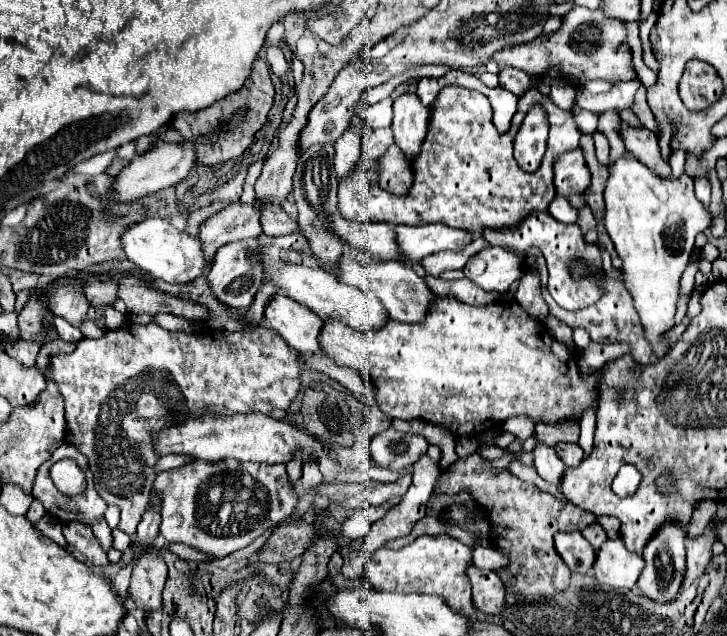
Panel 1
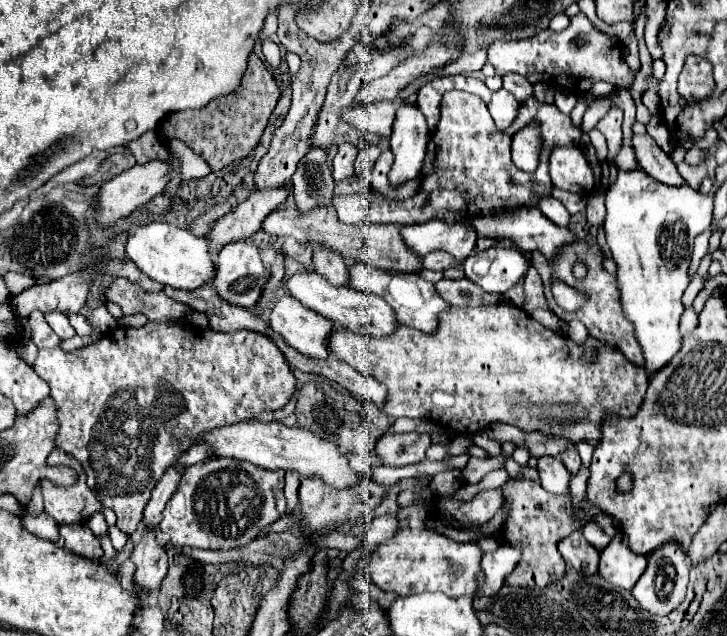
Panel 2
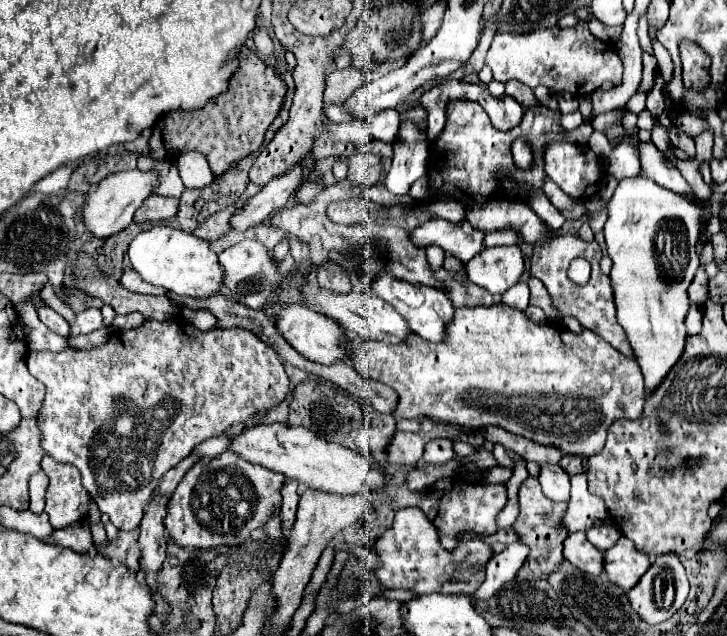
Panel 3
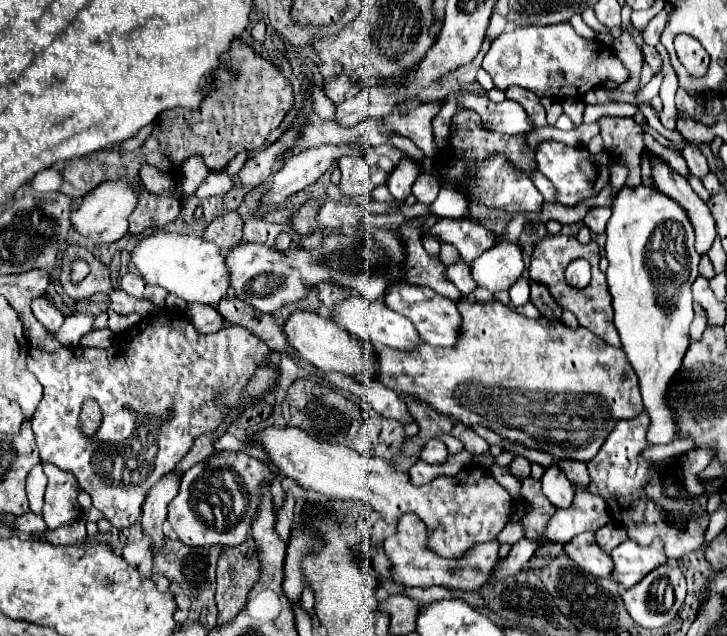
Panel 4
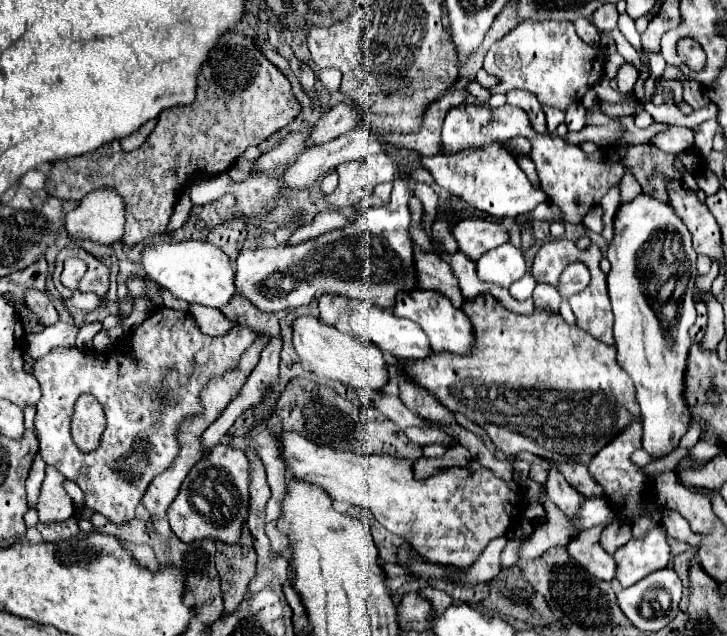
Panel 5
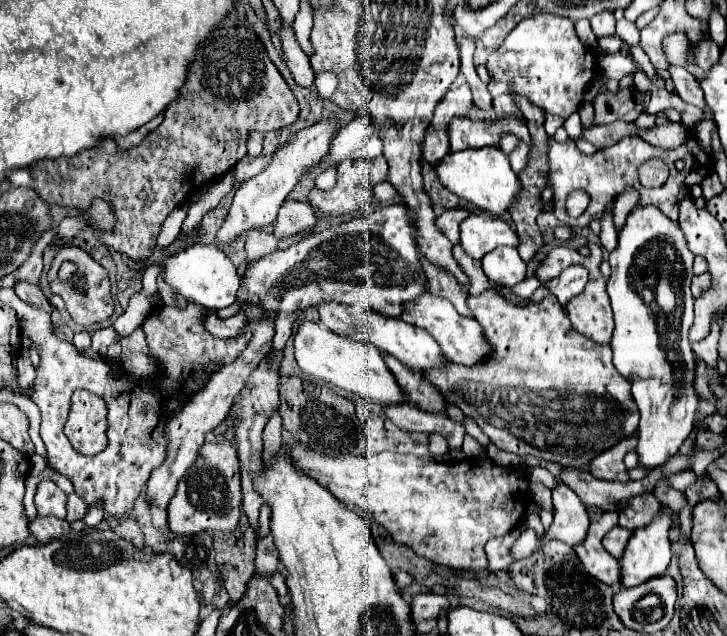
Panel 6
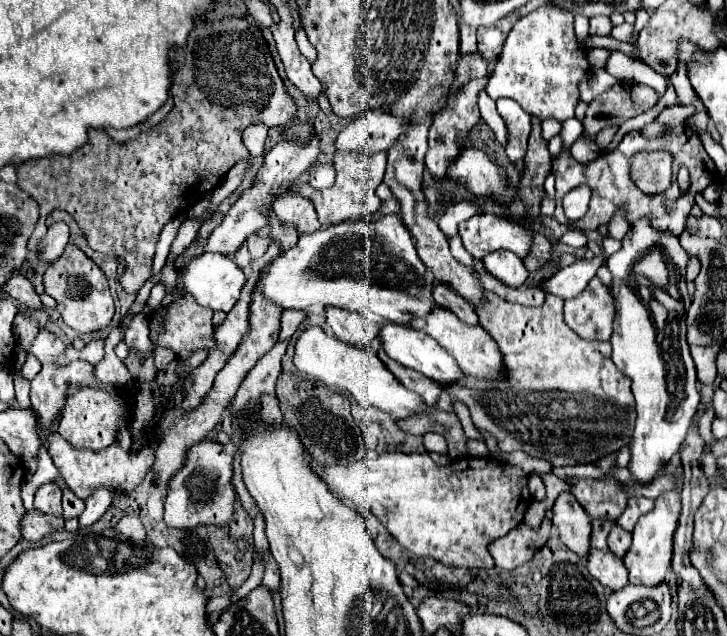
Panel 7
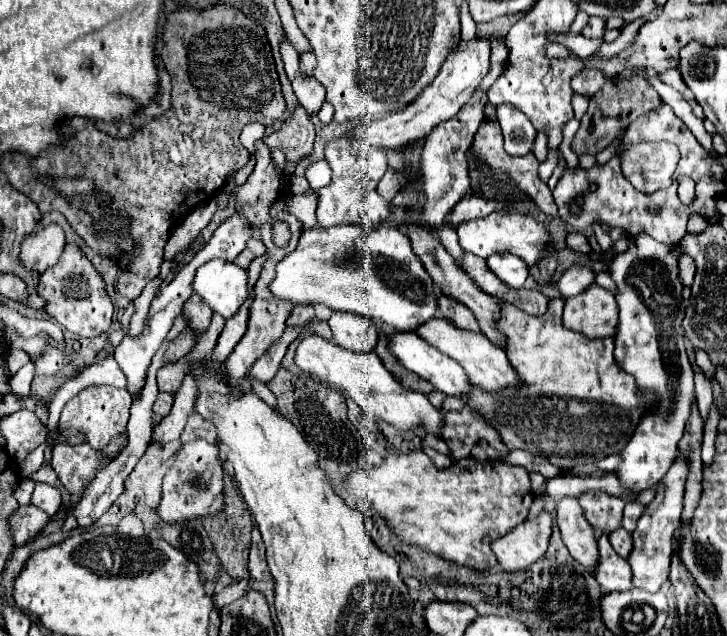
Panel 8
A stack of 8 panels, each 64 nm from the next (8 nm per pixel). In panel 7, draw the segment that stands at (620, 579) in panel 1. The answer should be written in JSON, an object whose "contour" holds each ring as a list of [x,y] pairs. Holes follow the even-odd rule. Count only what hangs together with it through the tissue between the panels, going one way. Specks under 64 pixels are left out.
{"contour":[[[664,492],[656,498],[656,506],[652,512],[642,516],[632,532],[632,546],[626,552],[624,566],[628,570],[630,584],[644,584],[652,586],[666,580],[666,574],[670,570],[672,560],[672,536],[678,524],[680,516],[680,494],[678,492]]]}

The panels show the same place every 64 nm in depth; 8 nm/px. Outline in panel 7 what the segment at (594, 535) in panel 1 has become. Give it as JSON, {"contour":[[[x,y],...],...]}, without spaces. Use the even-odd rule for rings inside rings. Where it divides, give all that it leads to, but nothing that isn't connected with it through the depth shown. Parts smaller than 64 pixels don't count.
{"contour":[[[614,526],[608,534],[608,548],[612,550],[614,556],[622,558],[626,554],[626,550],[630,548],[630,542],[632,542],[632,534],[626,532],[624,528],[620,526]]]}

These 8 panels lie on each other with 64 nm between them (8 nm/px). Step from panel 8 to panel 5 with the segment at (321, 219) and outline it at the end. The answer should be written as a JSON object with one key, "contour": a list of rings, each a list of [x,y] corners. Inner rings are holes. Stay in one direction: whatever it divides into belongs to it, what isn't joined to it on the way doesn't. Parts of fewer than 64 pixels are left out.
{"contour":[[[380,152],[380,154],[376,154],[368,160],[344,162],[340,166],[336,166],[336,172],[340,176],[340,182],[338,182],[338,188],[328,196],[328,204],[334,206],[334,208],[344,208],[344,206],[350,206],[350,204],[356,204],[356,202],[368,198],[380,182],[390,182],[394,172],[396,172],[396,166],[394,166],[394,162],[390,160],[388,154]]]}

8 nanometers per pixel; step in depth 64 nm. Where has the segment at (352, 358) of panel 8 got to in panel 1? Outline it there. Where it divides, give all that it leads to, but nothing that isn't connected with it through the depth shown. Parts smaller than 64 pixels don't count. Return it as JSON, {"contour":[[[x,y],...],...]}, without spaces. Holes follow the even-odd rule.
{"contour":[[[278,292],[270,298],[264,310],[264,318],[266,324],[276,334],[280,334],[292,348],[300,350],[302,354],[320,352],[318,334],[322,328],[322,320],[310,308]]]}

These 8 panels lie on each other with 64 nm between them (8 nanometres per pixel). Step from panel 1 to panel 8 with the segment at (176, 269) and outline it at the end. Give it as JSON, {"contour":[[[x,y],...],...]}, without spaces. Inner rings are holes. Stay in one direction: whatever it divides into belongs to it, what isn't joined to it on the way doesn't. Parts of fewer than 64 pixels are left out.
{"contour":[[[214,258],[202,264],[192,280],[192,290],[202,298],[204,304],[224,318],[236,314],[240,304],[246,300],[246,272],[234,262]]]}

